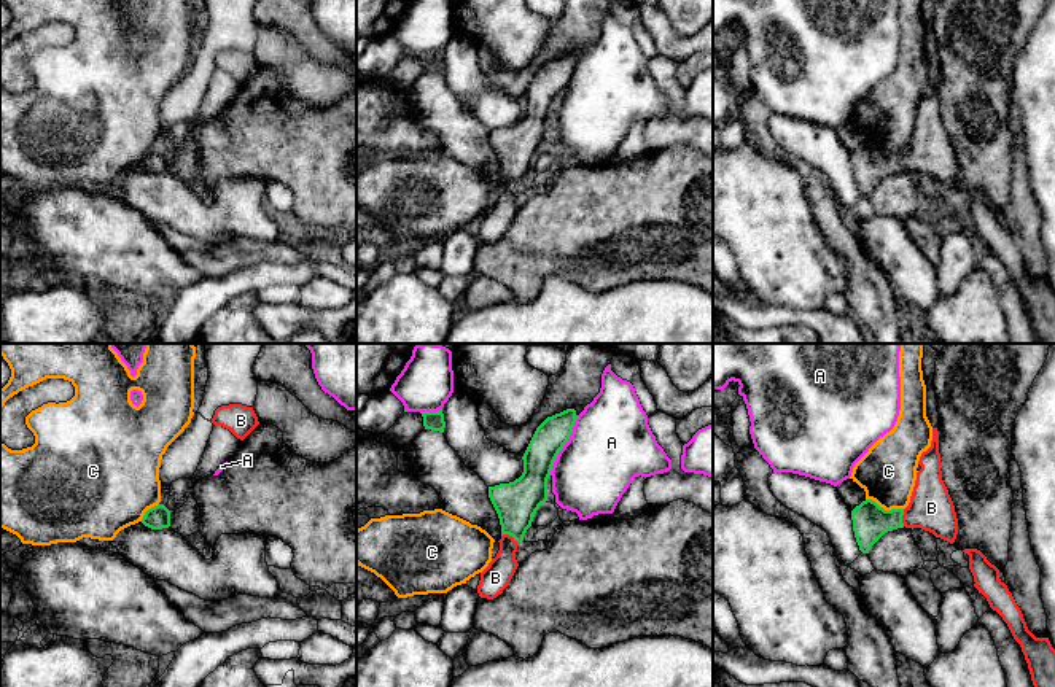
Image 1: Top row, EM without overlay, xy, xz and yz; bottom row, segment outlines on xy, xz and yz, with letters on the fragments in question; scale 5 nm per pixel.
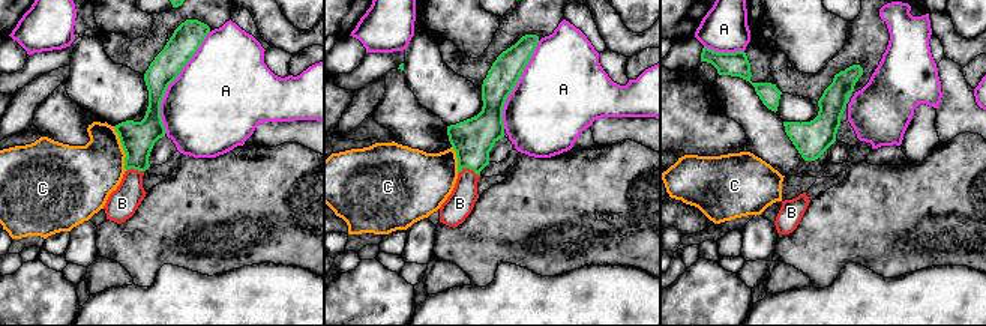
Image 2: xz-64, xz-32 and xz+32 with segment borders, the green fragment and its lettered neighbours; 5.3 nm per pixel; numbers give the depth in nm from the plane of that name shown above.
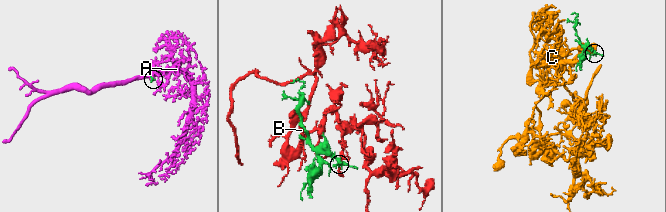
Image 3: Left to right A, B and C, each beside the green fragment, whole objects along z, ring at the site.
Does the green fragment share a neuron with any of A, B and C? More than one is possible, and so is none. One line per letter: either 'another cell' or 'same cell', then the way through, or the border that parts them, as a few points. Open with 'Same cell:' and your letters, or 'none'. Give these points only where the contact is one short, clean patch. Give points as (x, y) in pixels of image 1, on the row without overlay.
Same cell: B
A: another cell
B: same cell | across xz (516, 147), (511, 178), (505, 207), (495, 221)
C: another cell | along yz (866, 142), (871, 142), (885, 153), (903, 153)

